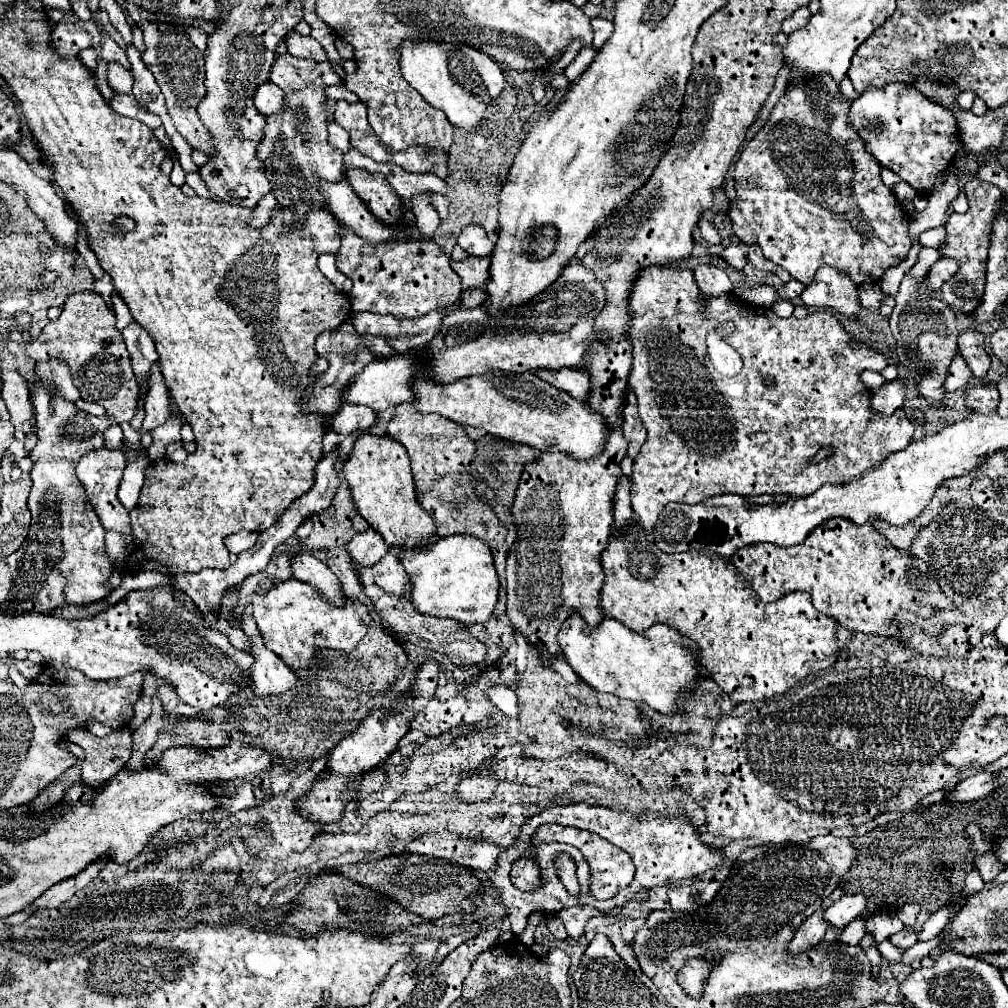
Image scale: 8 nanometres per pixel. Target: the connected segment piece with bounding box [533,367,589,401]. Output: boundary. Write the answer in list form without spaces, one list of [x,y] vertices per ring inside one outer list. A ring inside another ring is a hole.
[[[537,369],[533,371],[539,379],[551,383],[553,387],[569,393],[575,399],[585,399],[589,393],[589,375],[583,369],[561,369],[561,371],[549,371],[549,369]]]

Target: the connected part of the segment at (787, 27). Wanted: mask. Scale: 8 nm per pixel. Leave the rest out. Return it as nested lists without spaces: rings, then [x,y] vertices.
[[[799,7],[789,19],[785,19],[785,23],[783,23],[783,31],[785,31],[785,33],[793,33],[793,31],[797,31],[799,27],[803,27],[803,25],[807,23],[809,17],[811,17],[809,7]]]

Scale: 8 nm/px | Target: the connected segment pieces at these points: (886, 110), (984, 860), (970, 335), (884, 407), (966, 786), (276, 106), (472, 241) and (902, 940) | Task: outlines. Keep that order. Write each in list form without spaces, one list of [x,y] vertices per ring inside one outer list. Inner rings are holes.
[[[889,83],[883,91],[869,87],[861,93],[861,97],[851,103],[849,123],[859,131],[867,153],[883,167],[895,171],[919,193],[931,191],[935,175],[947,169],[961,149],[959,129],[951,111],[929,101],[915,87],[903,87],[901,83]]]
[[[989,851],[989,853],[985,853],[985,855],[981,855],[981,857],[975,859],[975,869],[979,871],[979,875],[981,875],[983,881],[993,881],[1005,869],[1005,865],[1001,865],[997,861],[995,853]]]
[[[967,329],[959,337],[959,349],[961,349],[963,359],[967,361],[967,367],[973,371],[973,377],[979,381],[985,381],[991,361],[989,361],[989,355],[985,351],[983,335],[975,329]]]
[[[895,379],[895,381],[885,383],[883,387],[879,387],[873,393],[871,407],[875,407],[875,411],[879,411],[883,415],[891,415],[895,409],[899,409],[903,405],[905,397],[907,397],[907,381]]]
[[[977,771],[975,775],[963,779],[955,793],[949,795],[945,801],[949,803],[967,803],[967,801],[977,801],[977,799],[987,799],[995,793],[997,789],[997,783],[993,781],[997,775],[991,773],[991,771]]]
[[[265,83],[257,89],[255,93],[255,107],[263,113],[263,115],[273,115],[283,111],[285,107],[285,93],[279,85],[275,83]]]
[[[469,225],[463,229],[463,233],[459,235],[457,243],[469,253],[469,255],[477,255],[477,257],[487,257],[493,253],[493,243],[489,241],[485,229],[481,225]]]
[[[901,929],[899,933],[895,933],[895,935],[891,935],[889,937],[889,941],[893,943],[893,945],[897,945],[897,947],[903,947],[903,949],[909,949],[911,945],[915,945],[917,943],[917,935],[915,935],[915,931],[913,929]]]

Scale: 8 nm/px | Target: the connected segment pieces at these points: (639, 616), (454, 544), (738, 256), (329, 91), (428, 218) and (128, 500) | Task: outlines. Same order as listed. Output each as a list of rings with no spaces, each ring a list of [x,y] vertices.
[[[631,523],[621,531],[615,529],[615,535],[609,539],[609,547],[601,553],[601,567],[605,573],[601,587],[603,611],[633,631],[645,631],[653,623],[665,623],[689,637],[697,645],[697,657],[705,665],[709,677],[735,703],[767,701],[775,695],[783,695],[799,679],[831,667],[839,657],[839,647],[835,641],[837,623],[829,615],[815,611],[811,595],[793,591],[775,603],[763,603],[759,597],[753,597],[753,591],[727,559],[699,551],[673,555],[663,553],[657,549],[651,533],[647,533],[643,527],[637,527],[637,523]]]
[[[469,535],[443,537],[425,549],[403,551],[401,565],[411,579],[411,603],[419,613],[453,619],[463,625],[483,623],[491,617],[497,603],[499,579],[491,549],[481,539]]]
[[[727,247],[727,249],[721,253],[721,257],[723,257],[731,267],[735,267],[735,269],[743,269],[745,263],[747,263],[747,259],[745,259],[745,255],[743,255],[743,251],[741,251],[739,247]]]
[[[331,85],[331,87],[327,87],[327,89],[325,89],[325,97],[327,97],[327,99],[333,99],[333,101],[345,99],[345,101],[349,101],[349,103],[359,101],[359,99],[357,99],[351,91],[347,91],[343,85]]]
[[[423,191],[419,195],[413,195],[411,201],[413,201],[413,213],[415,213],[415,221],[417,221],[417,227],[419,231],[425,235],[425,237],[431,237],[433,231],[439,227],[439,213],[437,209],[431,205],[431,195],[429,191]]]
[[[135,461],[125,467],[125,475],[119,485],[119,501],[123,503],[123,507],[127,511],[133,511],[137,507],[137,497],[139,497],[141,485],[143,485],[145,467],[147,465],[143,461]]]

